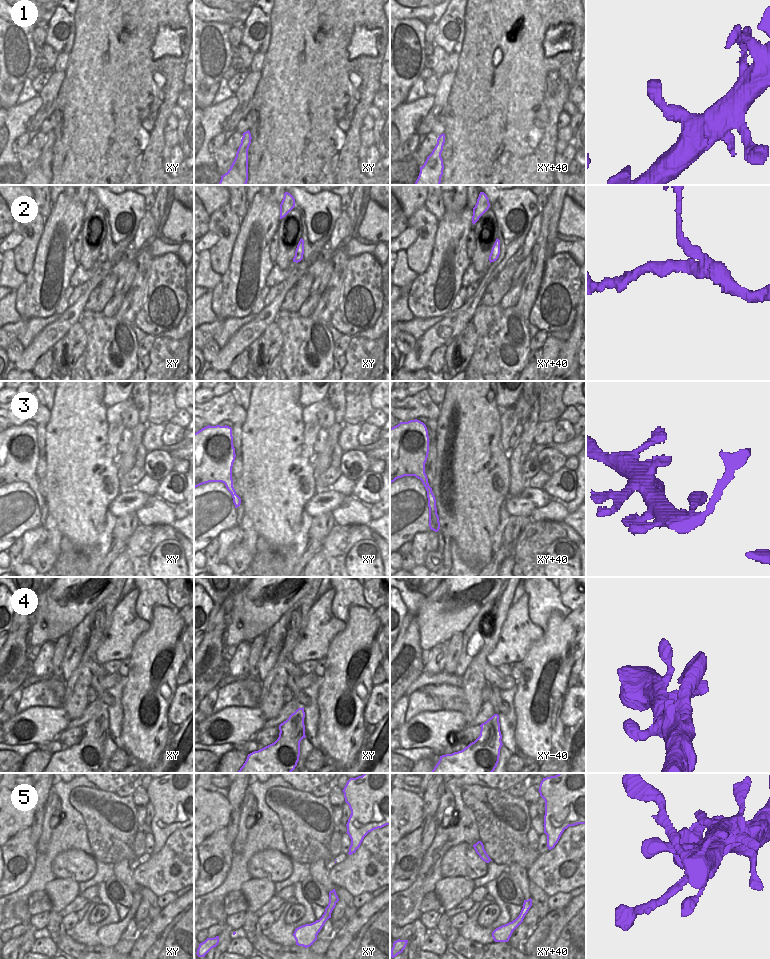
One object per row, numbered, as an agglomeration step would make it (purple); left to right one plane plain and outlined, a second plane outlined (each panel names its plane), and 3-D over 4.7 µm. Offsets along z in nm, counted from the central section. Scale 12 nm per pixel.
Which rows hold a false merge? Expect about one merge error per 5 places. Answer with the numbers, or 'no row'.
3.

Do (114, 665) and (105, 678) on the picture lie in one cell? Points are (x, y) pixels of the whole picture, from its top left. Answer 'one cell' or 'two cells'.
two cells

